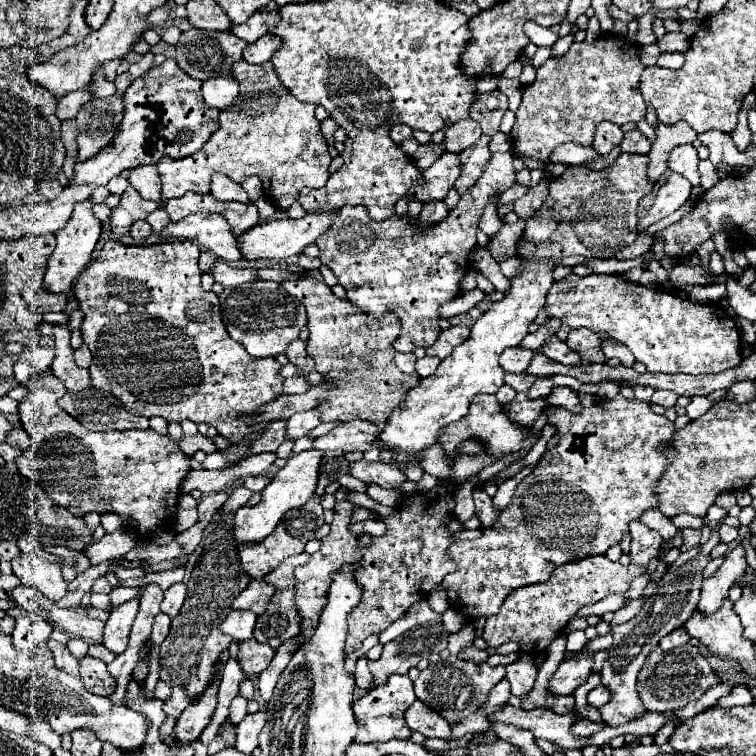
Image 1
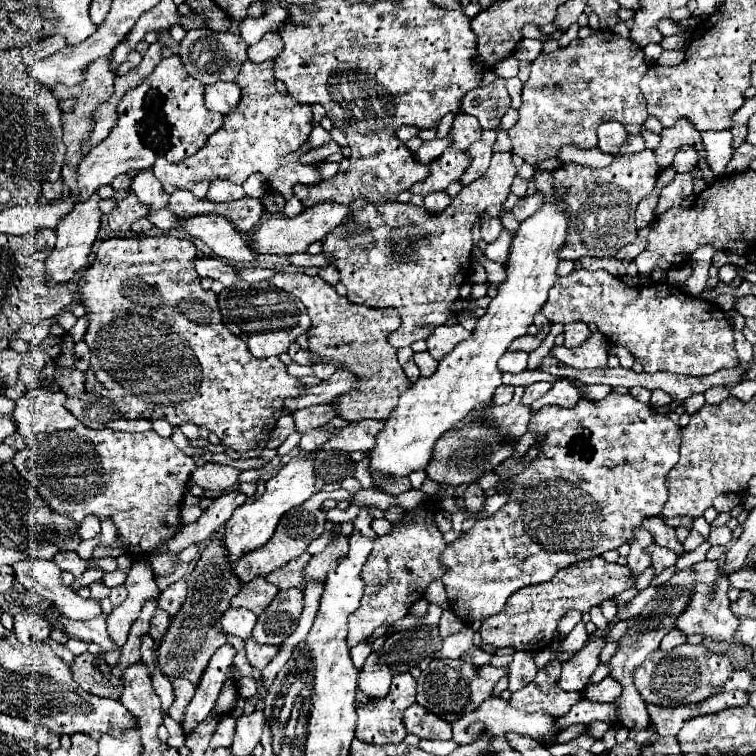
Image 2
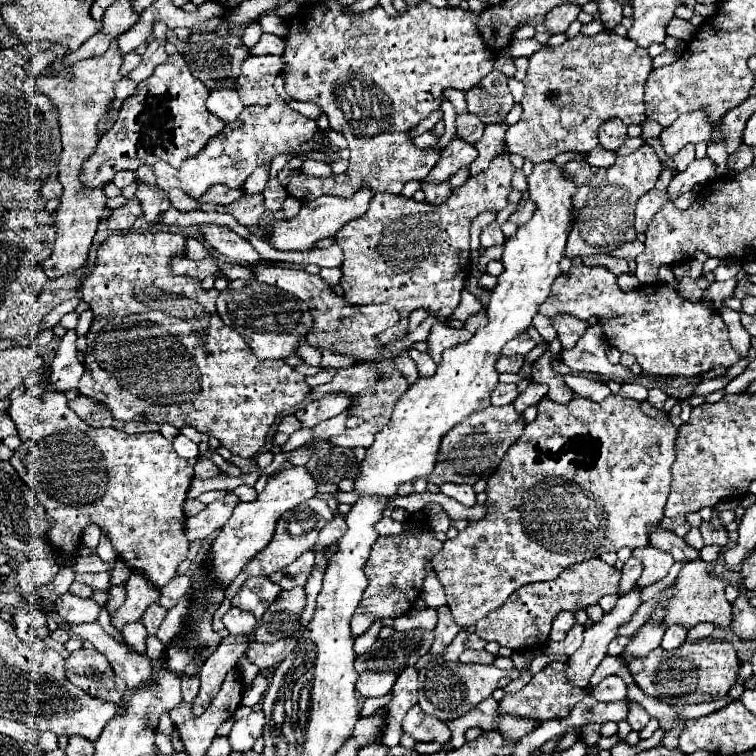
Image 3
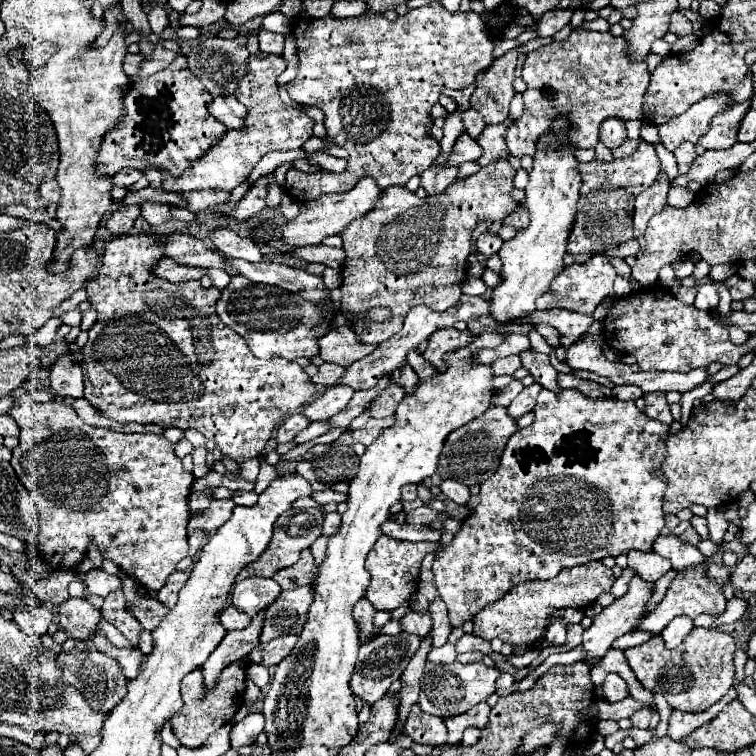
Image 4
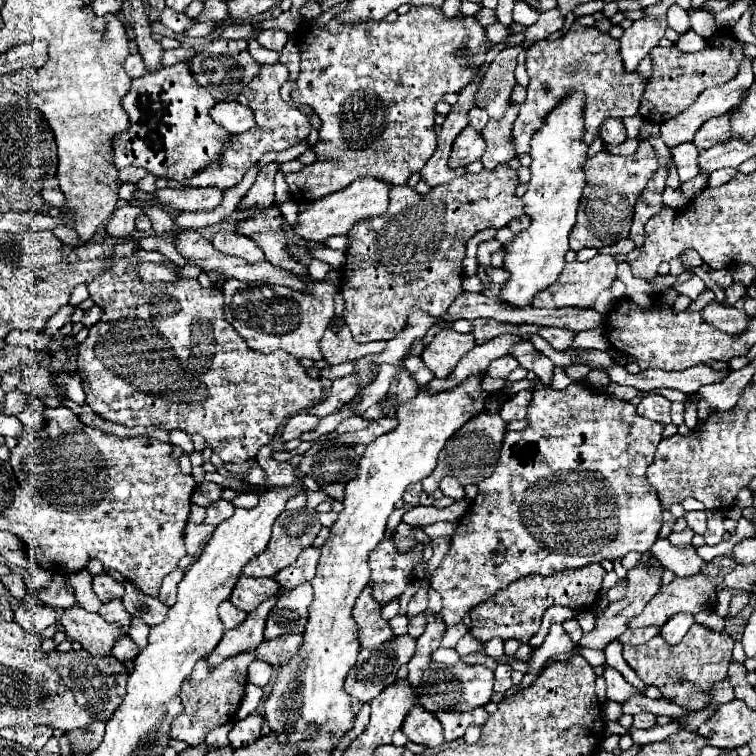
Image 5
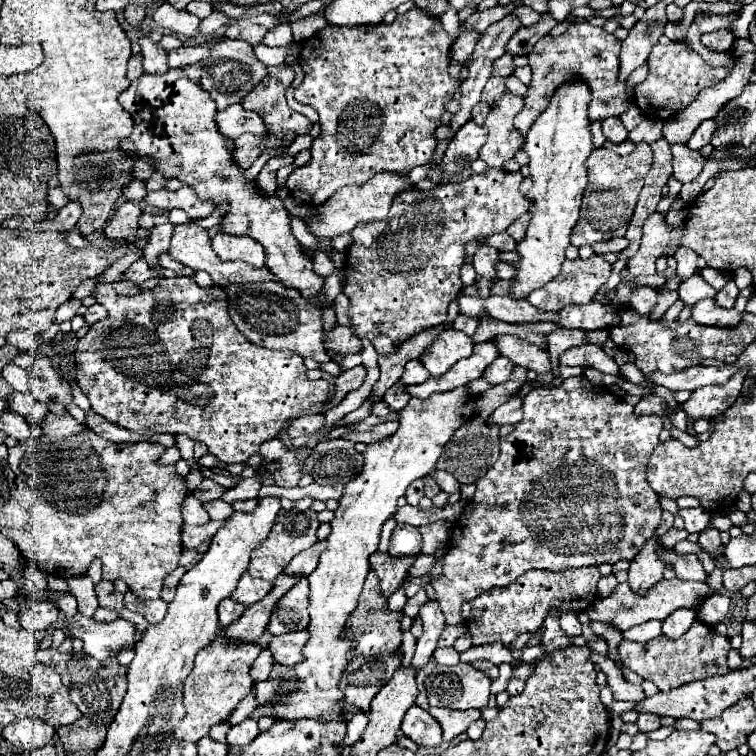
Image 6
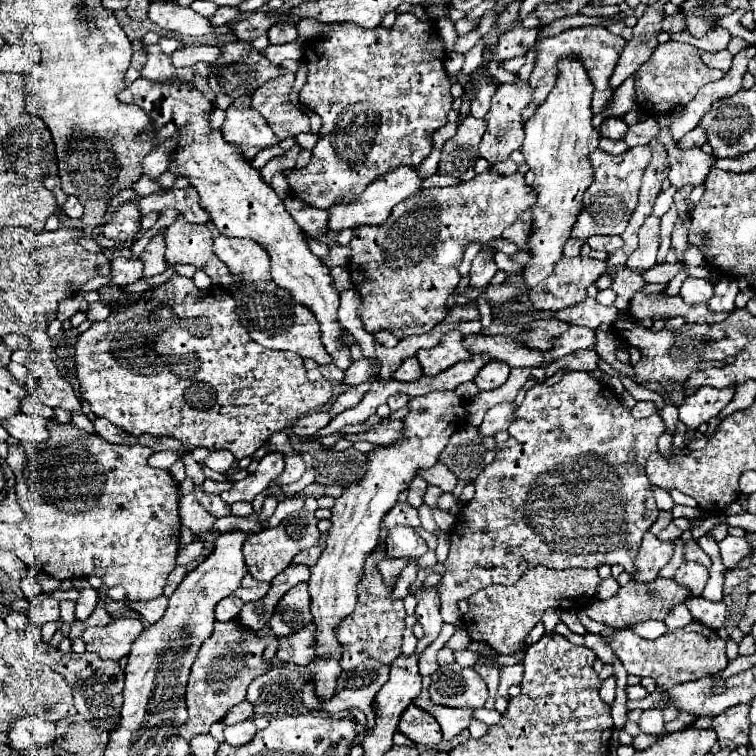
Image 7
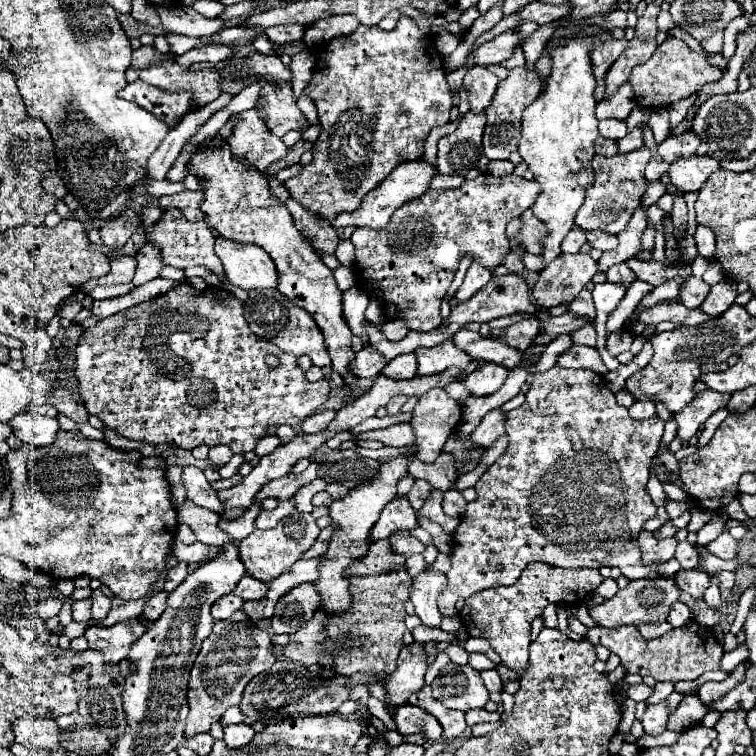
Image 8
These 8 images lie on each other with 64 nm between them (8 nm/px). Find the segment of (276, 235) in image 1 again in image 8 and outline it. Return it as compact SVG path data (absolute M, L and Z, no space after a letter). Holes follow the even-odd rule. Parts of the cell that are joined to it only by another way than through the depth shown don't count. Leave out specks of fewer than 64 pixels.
M424 160L400 164L398 168L392 170L392 176L388 176L388 180L384 180L384 184L378 184L378 188L374 188L368 194L368 198L364 198L360 202L360 208L356 208L354 212L344 212L344 214L336 216L336 220L332 220L332 226L334 228L344 228L344 226L384 228L396 208L400 208L408 200L414 200L414 198L422 196L428 190L428 184L430 184L430 180L432 180L434 174L436 174L436 168L430 166L430 164L426 164Z

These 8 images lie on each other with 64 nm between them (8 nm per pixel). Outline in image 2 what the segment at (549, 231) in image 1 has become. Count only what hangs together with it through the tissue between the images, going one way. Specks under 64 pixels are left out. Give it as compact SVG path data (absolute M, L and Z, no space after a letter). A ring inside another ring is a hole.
M536 172L534 180L536 190L544 194L544 204L518 228L518 236L512 242L512 254L506 262L506 282L498 286L498 294L492 298L486 314L478 320L472 336L440 360L434 376L418 378L400 396L398 406L390 412L382 432L376 436L376 446L370 452L370 468L394 478L424 470L432 458L436 440L470 410L492 402L494 390L502 384L502 372L496 362L508 350L508 344L528 334L534 314L542 308L548 298L548 290L558 278L558 250L566 240L566 214L560 210L562 202L552 188L552 172Z

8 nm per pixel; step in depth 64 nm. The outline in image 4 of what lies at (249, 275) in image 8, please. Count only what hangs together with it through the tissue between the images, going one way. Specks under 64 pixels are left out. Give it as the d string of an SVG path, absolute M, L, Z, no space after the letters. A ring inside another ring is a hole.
M216 228L210 234L210 240L212 240L212 246L228 258L242 258L246 262L260 262L262 260L258 246L250 238L242 238L228 228Z

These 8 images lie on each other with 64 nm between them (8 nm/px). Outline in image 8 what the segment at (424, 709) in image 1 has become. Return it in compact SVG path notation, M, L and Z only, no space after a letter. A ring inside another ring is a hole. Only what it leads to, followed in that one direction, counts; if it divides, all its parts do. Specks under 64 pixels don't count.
M410 704L400 706L394 712L394 722L396 722L398 732L404 736L420 732L426 736L426 740L440 740L442 738L440 724L436 724L436 718L418 706L410 706Z

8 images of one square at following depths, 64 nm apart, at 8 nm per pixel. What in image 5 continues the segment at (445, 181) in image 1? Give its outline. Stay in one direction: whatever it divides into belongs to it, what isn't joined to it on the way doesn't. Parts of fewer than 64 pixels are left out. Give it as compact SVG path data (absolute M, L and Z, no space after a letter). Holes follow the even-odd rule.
M466 126L458 134L458 138L454 140L454 144L452 144L450 168L460 168L460 166L466 166L466 164L470 164L474 160L480 160L480 156L484 154L484 150L486 150L486 146L484 146L482 136L474 128Z

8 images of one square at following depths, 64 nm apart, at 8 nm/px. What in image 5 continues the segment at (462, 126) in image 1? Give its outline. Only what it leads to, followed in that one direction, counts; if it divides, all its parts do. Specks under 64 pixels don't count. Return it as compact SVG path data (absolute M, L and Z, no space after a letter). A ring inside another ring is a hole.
M472 108L470 112L468 112L468 118L470 118L470 126L474 128L474 130L482 130L484 126L486 126L486 122L488 122L488 114L484 112L484 108Z

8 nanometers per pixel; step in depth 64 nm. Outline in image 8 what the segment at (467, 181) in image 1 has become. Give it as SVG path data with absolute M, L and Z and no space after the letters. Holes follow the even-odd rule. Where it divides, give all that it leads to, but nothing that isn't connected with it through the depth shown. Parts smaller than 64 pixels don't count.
M524 66L510 70L510 76L498 84L496 94L492 98L492 104L486 110L488 126L484 130L484 140L482 140L482 152L484 152L484 156L488 160L508 160L510 152L514 152L518 148L522 110L532 100L536 100L540 90L542 90L542 82L536 76L534 68L524 68Z

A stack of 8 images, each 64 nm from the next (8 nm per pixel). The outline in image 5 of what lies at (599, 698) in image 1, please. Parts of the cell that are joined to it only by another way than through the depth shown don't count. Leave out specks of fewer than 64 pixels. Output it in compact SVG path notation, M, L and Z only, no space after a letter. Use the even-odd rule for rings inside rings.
M606 668L604 670L604 680L606 680L606 698L612 702L624 702L628 696L636 694L636 688L630 686L622 674L614 668Z

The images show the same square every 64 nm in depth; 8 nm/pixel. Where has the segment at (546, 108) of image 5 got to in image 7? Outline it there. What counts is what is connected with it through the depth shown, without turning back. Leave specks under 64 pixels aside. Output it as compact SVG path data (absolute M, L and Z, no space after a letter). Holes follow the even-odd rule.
M586 26L586 28L570 28L558 36L550 36L550 38L542 38L538 42L538 50L536 50L536 62L534 62L534 70L530 76L530 88L532 88L532 104L528 104L528 108L524 108L522 112L522 122L528 120L528 116L532 116L532 112L536 112L536 108L540 108L540 104L546 100L548 92L552 90L552 84L556 84L556 60L560 60L560 56L580 56L580 62L584 64L592 84L594 84L594 98L592 98L592 112L600 114L604 112L604 108L608 106L614 88L610 86L610 76L616 68L616 62L620 58L620 52L624 48L624 40L620 36L610 34L604 26Z

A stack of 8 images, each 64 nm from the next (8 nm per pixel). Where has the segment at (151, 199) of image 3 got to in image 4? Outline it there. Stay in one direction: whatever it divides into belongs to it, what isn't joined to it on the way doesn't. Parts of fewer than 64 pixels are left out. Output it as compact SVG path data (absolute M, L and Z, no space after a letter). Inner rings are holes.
M144 202L142 206L142 218L150 226L162 226L170 220L170 206L164 202Z

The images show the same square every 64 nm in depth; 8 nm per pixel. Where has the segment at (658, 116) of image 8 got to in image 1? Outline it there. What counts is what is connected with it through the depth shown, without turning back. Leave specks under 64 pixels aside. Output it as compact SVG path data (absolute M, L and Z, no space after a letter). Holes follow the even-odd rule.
M676 146L668 154L668 168L672 172L678 172L686 176L692 186L700 184L700 172L698 170L698 152L694 146Z

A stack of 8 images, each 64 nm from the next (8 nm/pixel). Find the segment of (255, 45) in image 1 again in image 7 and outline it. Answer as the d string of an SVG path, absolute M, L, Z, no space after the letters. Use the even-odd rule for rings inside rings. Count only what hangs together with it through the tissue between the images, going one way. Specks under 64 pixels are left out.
M290 22L276 24L268 30L268 42L270 44L286 44L286 42L294 42L296 38L298 38L296 26Z

